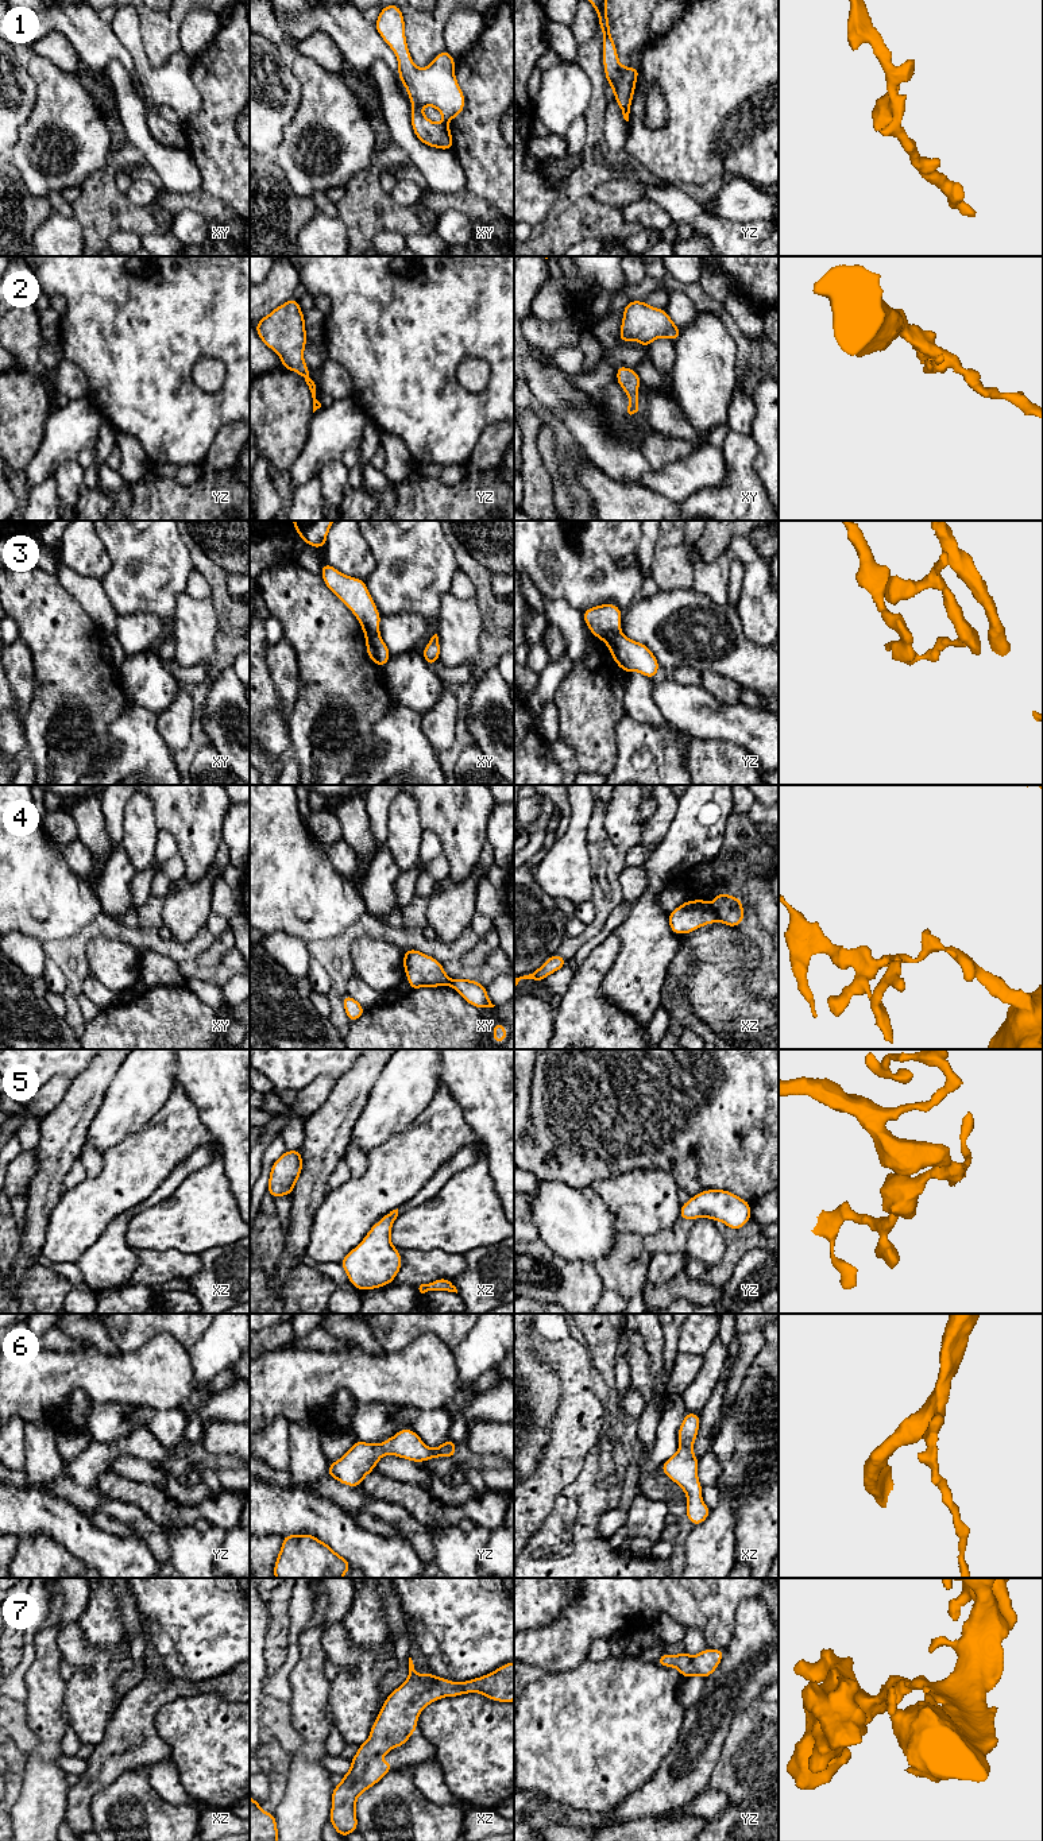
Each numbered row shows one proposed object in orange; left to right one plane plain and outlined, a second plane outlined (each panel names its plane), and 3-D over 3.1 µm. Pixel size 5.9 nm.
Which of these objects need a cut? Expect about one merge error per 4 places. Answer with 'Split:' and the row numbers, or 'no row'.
Split: 3, 4

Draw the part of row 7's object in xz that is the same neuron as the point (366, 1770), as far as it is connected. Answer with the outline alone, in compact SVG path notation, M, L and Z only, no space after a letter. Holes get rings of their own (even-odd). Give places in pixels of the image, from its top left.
M409 1658L406 1682L385 1699L371 1726L370 1738L359 1745L349 1771L332 1791L332 1810L328 1821L337 1834L345 1838L349 1833L358 1832L358 1796L393 1771L393 1764L380 1761L379 1757L407 1743L409 1736L417 1730L417 1720L424 1707L440 1698L467 1693L480 1693L498 1702L513 1702L514 1662L484 1676L455 1683L429 1671L426 1675L418 1675Z

